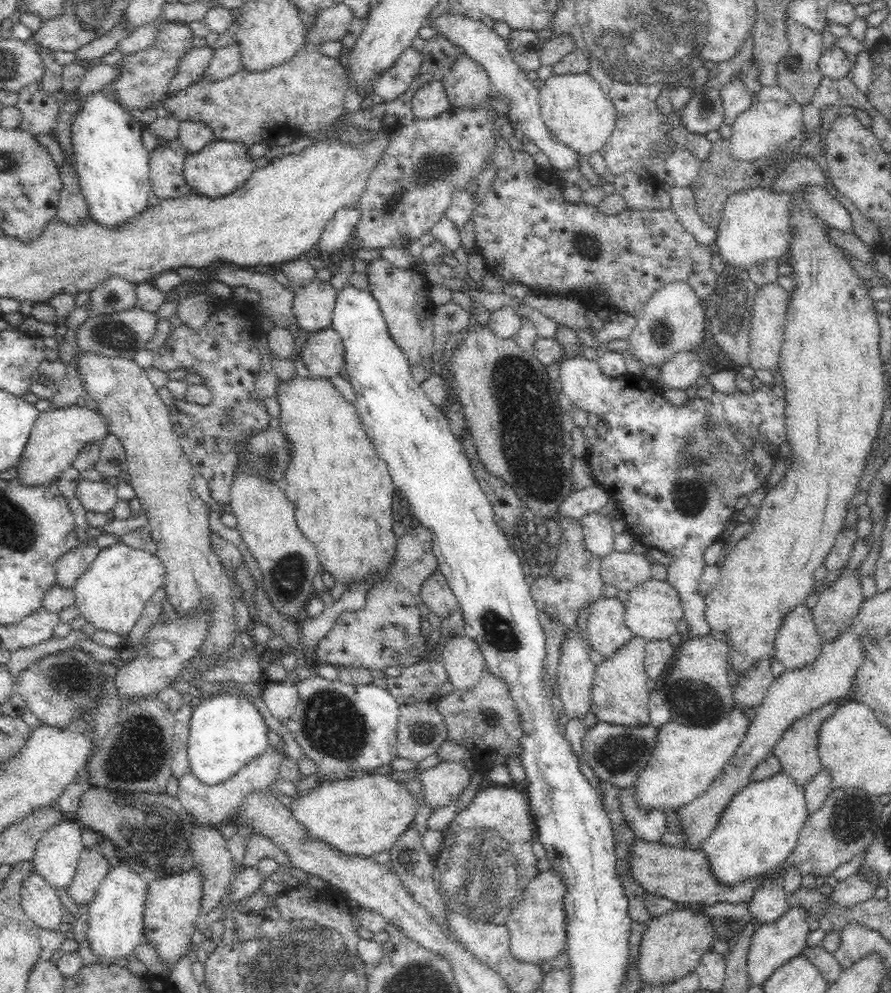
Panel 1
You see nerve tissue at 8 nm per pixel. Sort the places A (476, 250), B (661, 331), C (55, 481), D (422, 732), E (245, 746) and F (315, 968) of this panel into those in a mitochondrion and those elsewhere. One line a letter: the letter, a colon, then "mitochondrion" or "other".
A: other
B: mitochondrion
C: other
D: mitochondrion
E: other
F: mitochondrion

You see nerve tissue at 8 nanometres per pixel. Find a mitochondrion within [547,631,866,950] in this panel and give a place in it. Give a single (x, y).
(692, 702)

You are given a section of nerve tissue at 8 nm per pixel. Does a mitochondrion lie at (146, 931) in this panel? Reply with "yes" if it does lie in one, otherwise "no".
no

